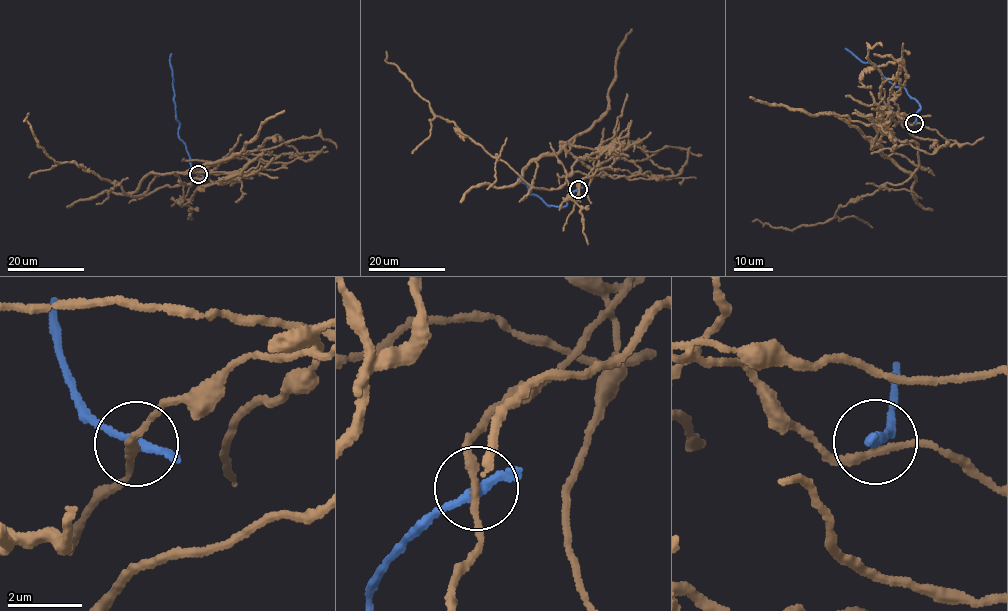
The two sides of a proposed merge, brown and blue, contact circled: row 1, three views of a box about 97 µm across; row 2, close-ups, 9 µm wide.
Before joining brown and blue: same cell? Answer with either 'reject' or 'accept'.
reject

